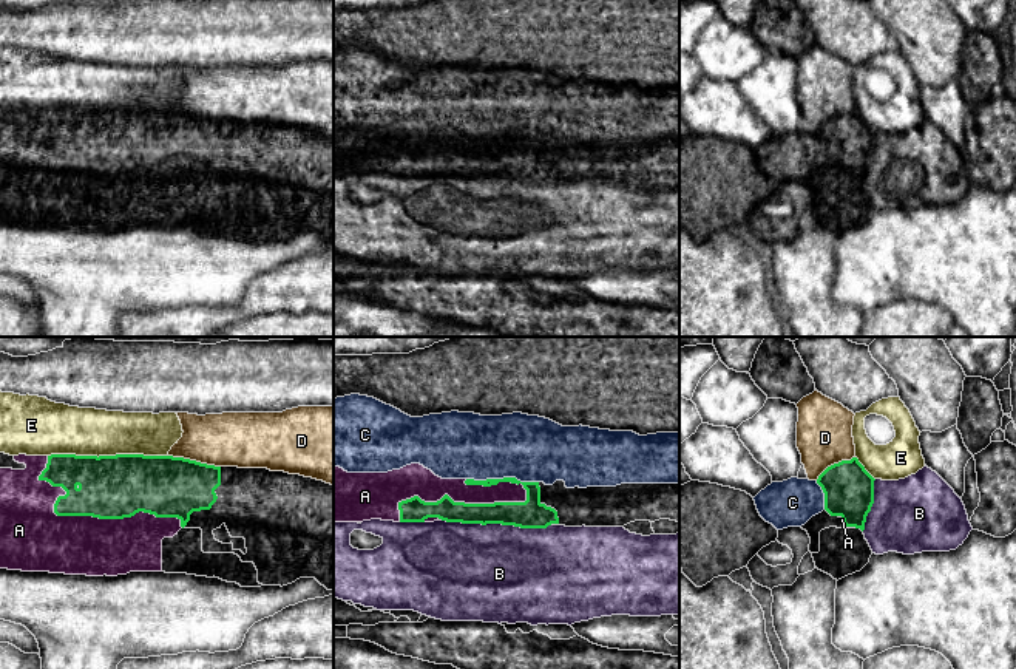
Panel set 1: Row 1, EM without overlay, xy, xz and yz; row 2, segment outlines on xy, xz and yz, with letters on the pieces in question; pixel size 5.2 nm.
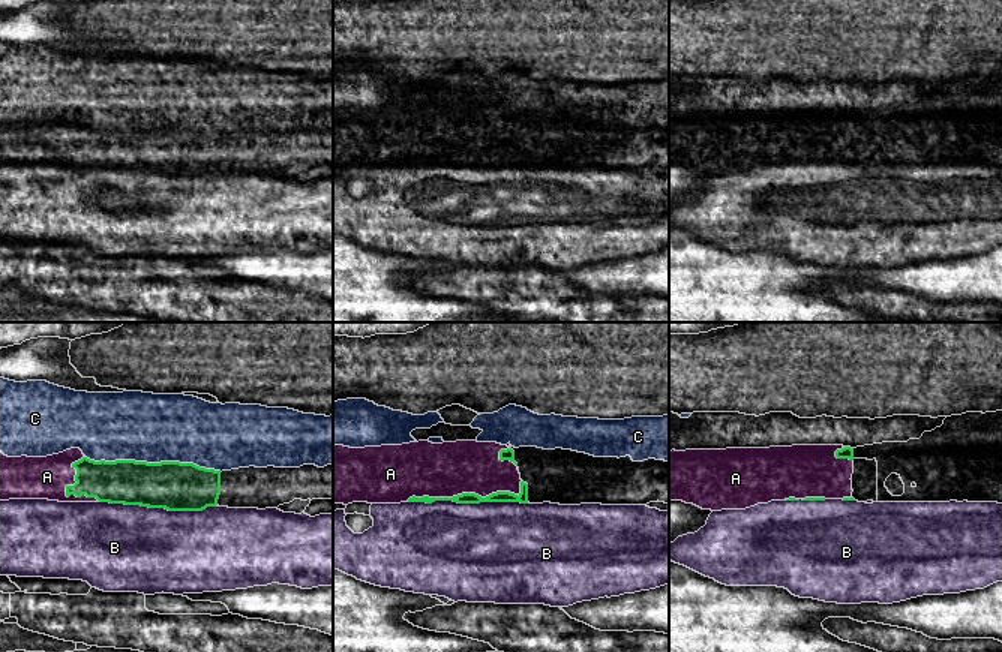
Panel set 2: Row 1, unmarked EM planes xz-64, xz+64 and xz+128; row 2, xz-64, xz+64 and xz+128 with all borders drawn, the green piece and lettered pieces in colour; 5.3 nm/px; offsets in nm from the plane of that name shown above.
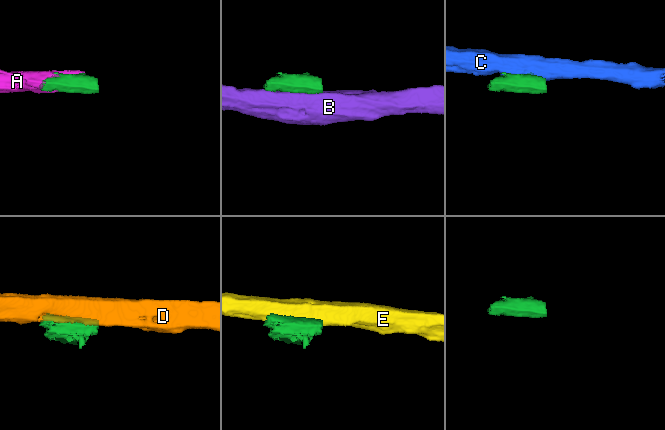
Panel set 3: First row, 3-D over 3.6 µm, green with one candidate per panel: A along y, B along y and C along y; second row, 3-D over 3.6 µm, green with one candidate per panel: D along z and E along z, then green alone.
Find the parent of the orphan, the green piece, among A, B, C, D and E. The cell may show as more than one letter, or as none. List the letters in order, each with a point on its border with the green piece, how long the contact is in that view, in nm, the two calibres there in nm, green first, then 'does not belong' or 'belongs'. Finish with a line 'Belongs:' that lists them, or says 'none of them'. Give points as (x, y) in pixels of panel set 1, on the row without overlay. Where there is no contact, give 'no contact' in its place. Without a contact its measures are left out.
A: xz (457, 156) | 700 nm | 130/160 nm | does not belong
B: xz (496, 176) | 550 nm | 150/480 nm | does not belong
C: xz (502, 133) | 380 nm | 150/340 nm | does not belong
D: xy (193, 115) | 280 nm | 320/280 nm | does not belong
E: xy (107, 110) | 600 nm | 340/260 nm | does not belong
Belongs: none of them

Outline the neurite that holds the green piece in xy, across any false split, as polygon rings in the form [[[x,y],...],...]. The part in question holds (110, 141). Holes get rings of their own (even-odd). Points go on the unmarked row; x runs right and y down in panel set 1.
[[[51,108],[39,134],[46,134],[66,145],[54,158],[57,170],[124,173],[144,165],[156,171],[178,171],[182,182],[202,184],[204,207],[235,207],[242,216],[253,216],[258,224],[258,236],[262,239],[283,241],[300,232],[315,232],[327,244],[334,244],[334,139],[323,134],[267,122],[215,121],[184,111],[144,108],[99,111]],[[222,178],[232,192],[246,193],[246,209],[235,204],[232,196],[222,198],[215,193],[213,185]]]

